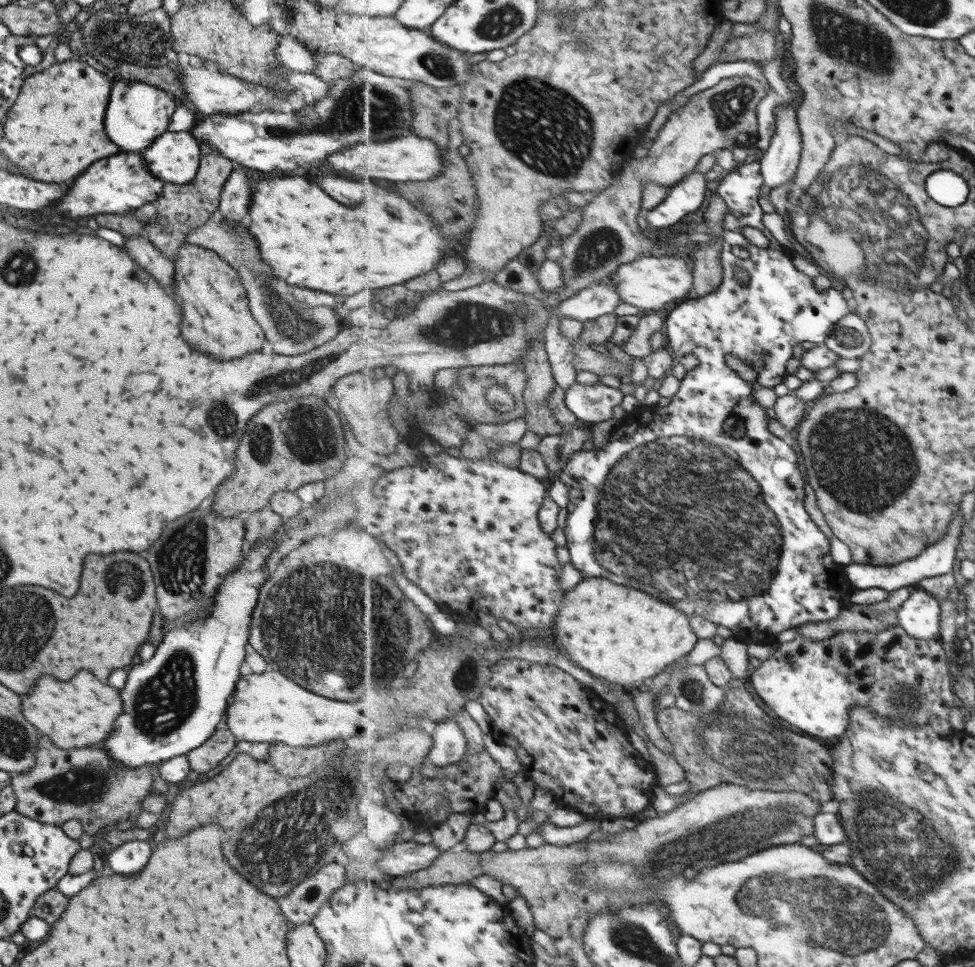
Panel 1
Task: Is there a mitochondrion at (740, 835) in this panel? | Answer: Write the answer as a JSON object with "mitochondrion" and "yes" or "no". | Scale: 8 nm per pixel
{"mitochondrion":"yes"}

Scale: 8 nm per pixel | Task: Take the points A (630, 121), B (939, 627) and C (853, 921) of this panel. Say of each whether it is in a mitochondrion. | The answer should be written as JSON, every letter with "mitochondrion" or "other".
{"A":"other","B":"other","C":"mitochondrion"}

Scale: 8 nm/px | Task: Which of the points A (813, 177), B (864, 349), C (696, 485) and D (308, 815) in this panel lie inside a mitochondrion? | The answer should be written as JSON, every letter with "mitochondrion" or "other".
{"A":"mitochondrion","B":"other","C":"mitochondrion","D":"mitochondrion"}

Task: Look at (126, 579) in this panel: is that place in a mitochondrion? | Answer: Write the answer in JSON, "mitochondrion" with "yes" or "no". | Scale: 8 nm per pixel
{"mitochondrion":"yes"}

